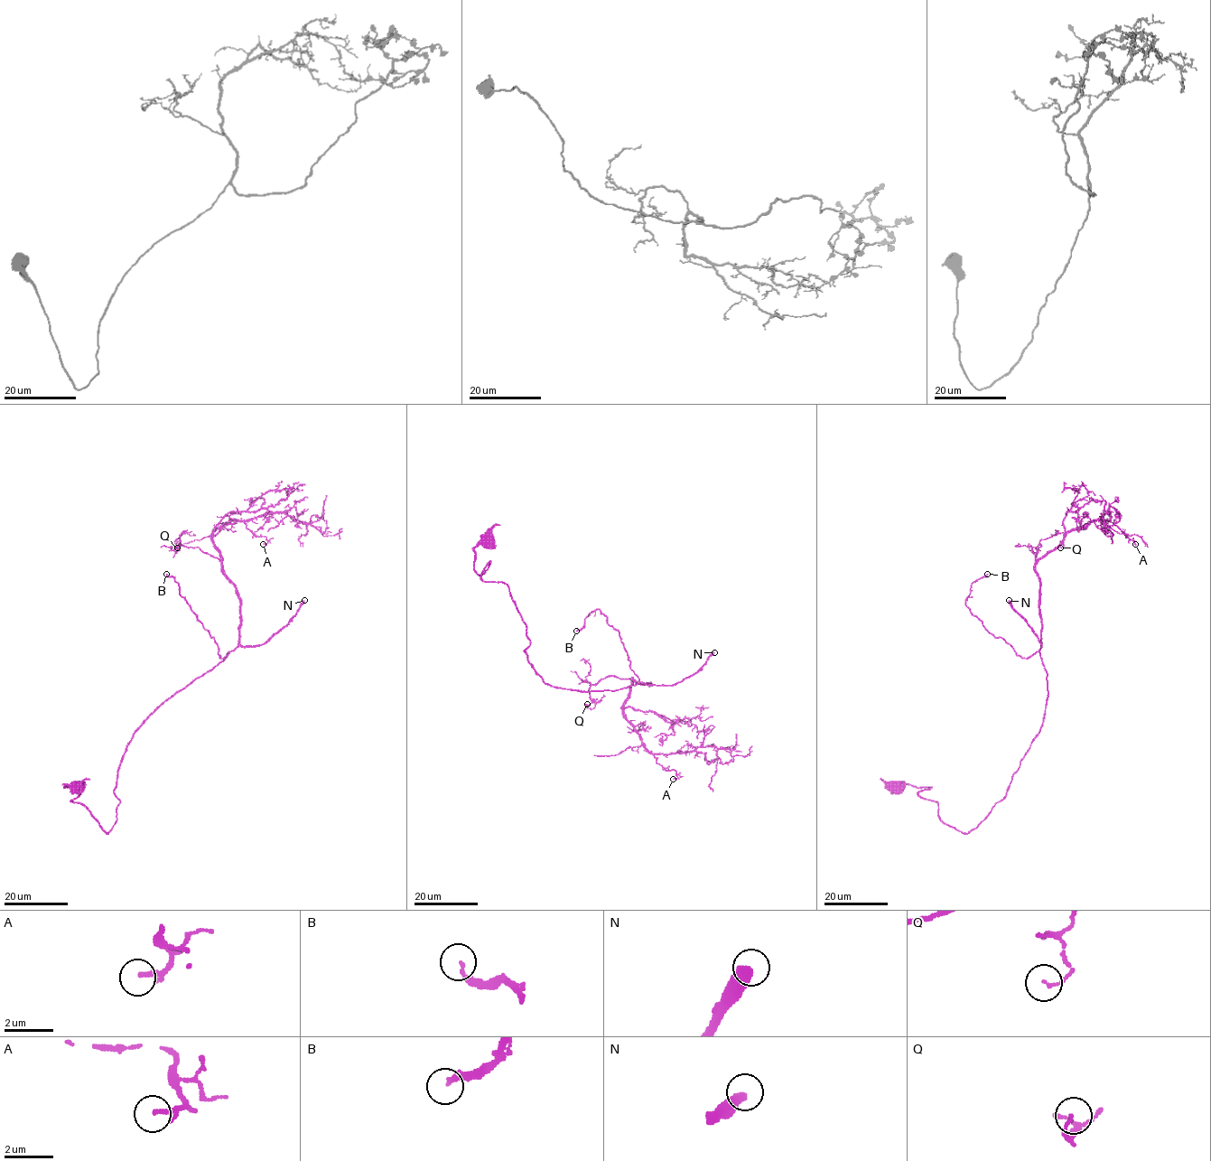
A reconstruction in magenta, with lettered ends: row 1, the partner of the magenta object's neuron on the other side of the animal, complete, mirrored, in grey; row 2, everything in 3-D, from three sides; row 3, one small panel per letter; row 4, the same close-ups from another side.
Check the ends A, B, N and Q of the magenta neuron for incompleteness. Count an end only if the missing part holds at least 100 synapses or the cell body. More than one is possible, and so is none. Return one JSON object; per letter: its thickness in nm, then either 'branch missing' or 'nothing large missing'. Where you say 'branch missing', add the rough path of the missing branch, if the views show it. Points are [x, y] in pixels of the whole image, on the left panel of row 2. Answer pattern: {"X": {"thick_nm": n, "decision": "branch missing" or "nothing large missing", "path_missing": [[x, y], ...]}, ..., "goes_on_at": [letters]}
{"A": {"thick_nm": 200, "decision": "nothing large missing"}, "B": {"thick_nm": 150, "decision": "nothing large missing"}, "N": {"thick_nm": 480, "decision": "branch missing", "path_missing": [[304, 600], [312, 577], [339, 554], [331, 545], [330, 530], [363, 506], [354, 491], [312, 491], [300, 479]]}, "Q": {"thick_nm": 100, "decision": "nothing large missing"}, "goes_on_at": ["N"]}

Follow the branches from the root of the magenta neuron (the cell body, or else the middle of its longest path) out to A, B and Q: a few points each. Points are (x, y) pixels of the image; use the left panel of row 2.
A: (77, 791), (64, 784), (107, 833), (133, 734), (237, 645), (240, 597), (213, 531), (241, 520), (263, 544)
B: (77, 791), (64, 784), (80, 792), (71, 801), (107, 833), (133, 734), (229, 651), (219, 658), (166, 574)
Q: (77, 791), (64, 784), (107, 833), (133, 734), (237, 645), (221, 563), (184, 533), (177, 547)

